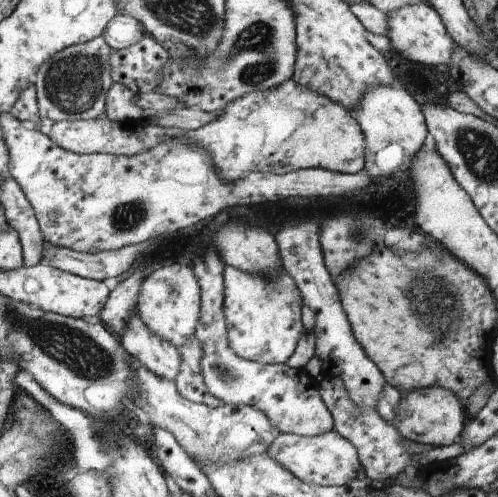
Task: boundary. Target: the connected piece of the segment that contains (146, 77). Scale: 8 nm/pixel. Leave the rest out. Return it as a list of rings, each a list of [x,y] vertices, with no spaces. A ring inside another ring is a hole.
[[[150,34],[128,48],[111,52],[109,62],[114,82],[123,84],[134,95],[155,90],[161,68],[170,58],[169,52]]]

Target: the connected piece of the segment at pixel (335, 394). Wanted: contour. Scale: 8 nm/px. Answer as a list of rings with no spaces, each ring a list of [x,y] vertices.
[[[323,375],[318,385],[323,400],[327,403],[327,407],[331,409],[331,415],[334,417],[335,427],[333,430],[346,437],[358,449],[359,459],[363,463],[368,480],[393,481],[405,466],[414,461],[420,464],[422,468],[426,468],[458,458],[462,453],[468,452],[461,442],[456,441],[445,447],[434,447],[421,454],[410,454],[402,445],[402,440],[406,439],[394,428],[394,425],[387,423],[376,409],[358,406],[352,400],[344,381],[339,376],[326,377]]]

